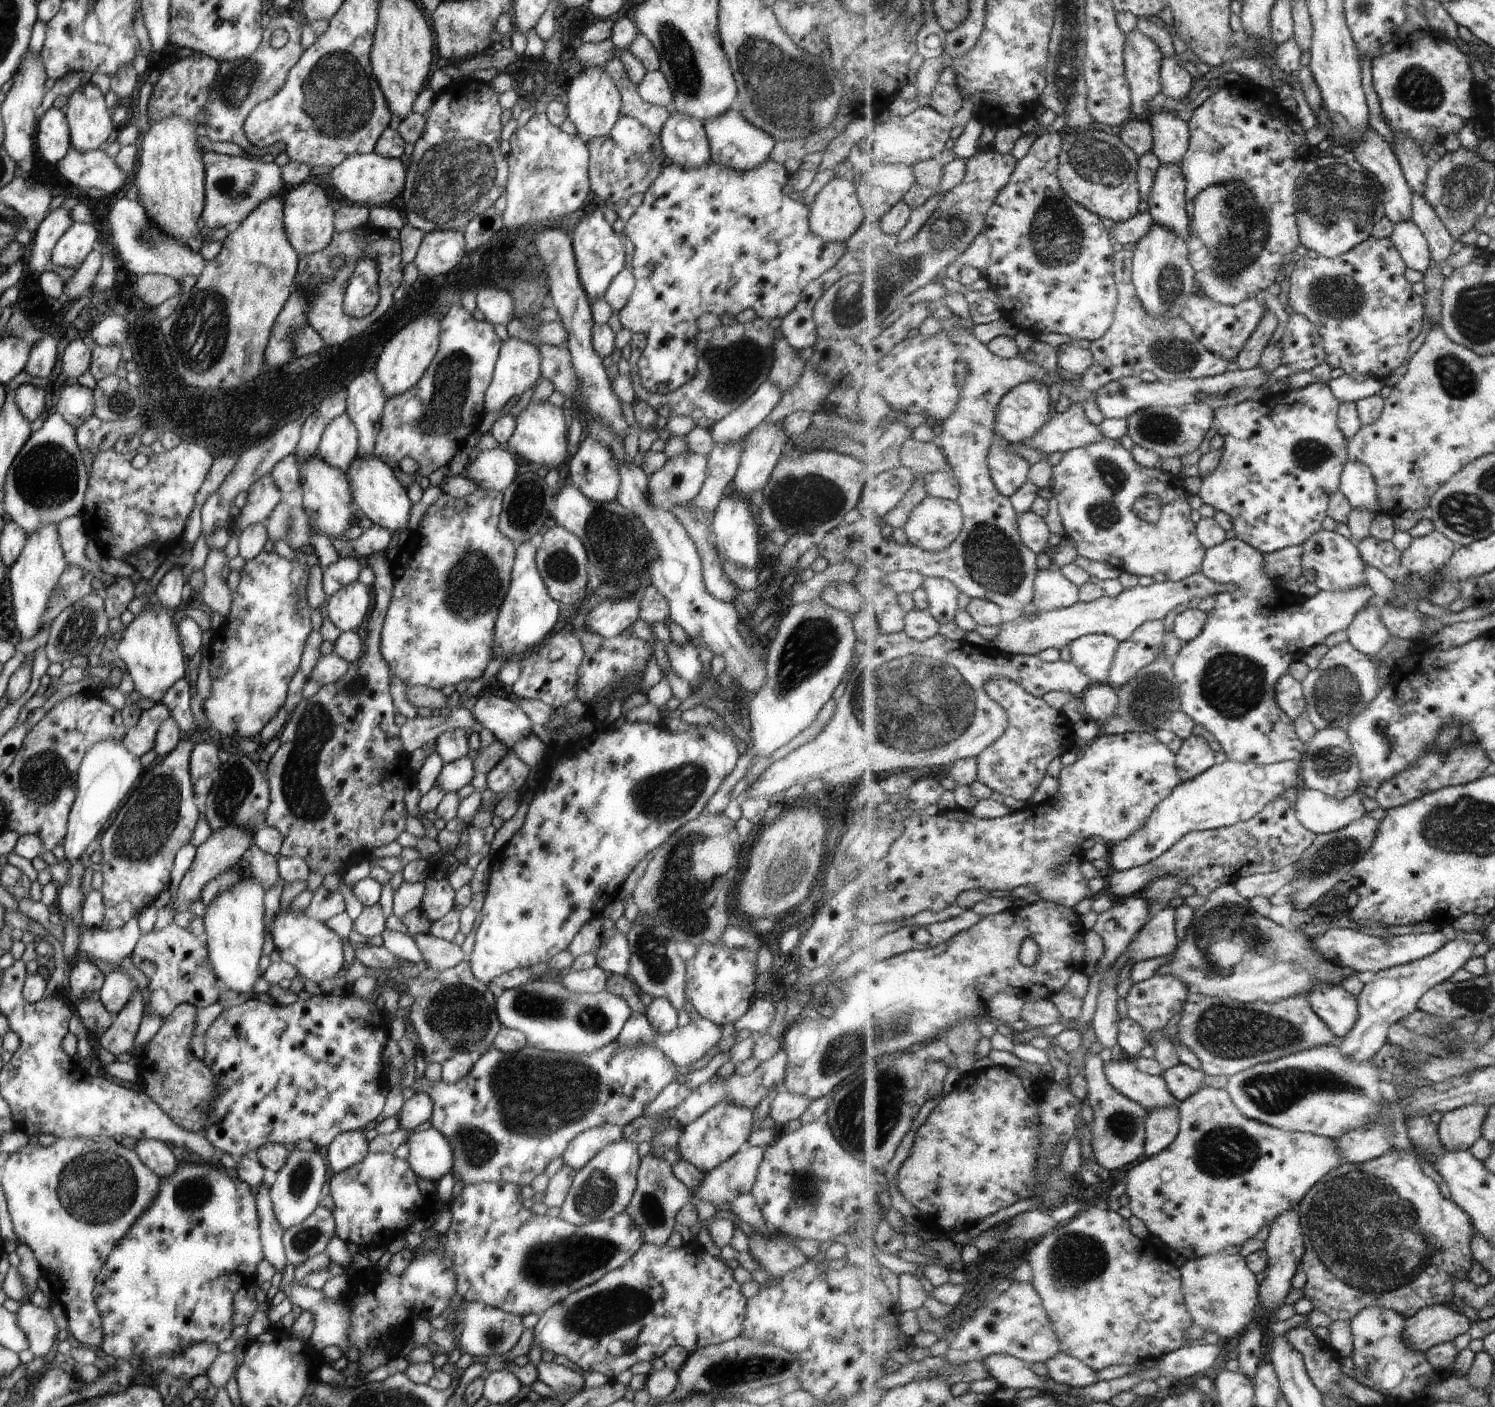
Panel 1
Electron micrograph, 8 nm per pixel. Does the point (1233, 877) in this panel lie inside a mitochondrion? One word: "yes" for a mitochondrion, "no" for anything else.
no

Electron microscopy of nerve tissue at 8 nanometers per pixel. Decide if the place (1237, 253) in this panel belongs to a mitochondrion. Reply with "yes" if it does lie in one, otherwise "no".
yes

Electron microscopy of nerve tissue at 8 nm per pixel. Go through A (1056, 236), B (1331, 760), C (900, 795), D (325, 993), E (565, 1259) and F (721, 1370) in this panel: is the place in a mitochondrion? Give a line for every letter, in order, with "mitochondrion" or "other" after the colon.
A: mitochondrion
B: mitochondrion
C: other
D: other
E: mitochondrion
F: mitochondrion

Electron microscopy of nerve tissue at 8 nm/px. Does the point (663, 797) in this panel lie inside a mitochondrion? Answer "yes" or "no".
yes

